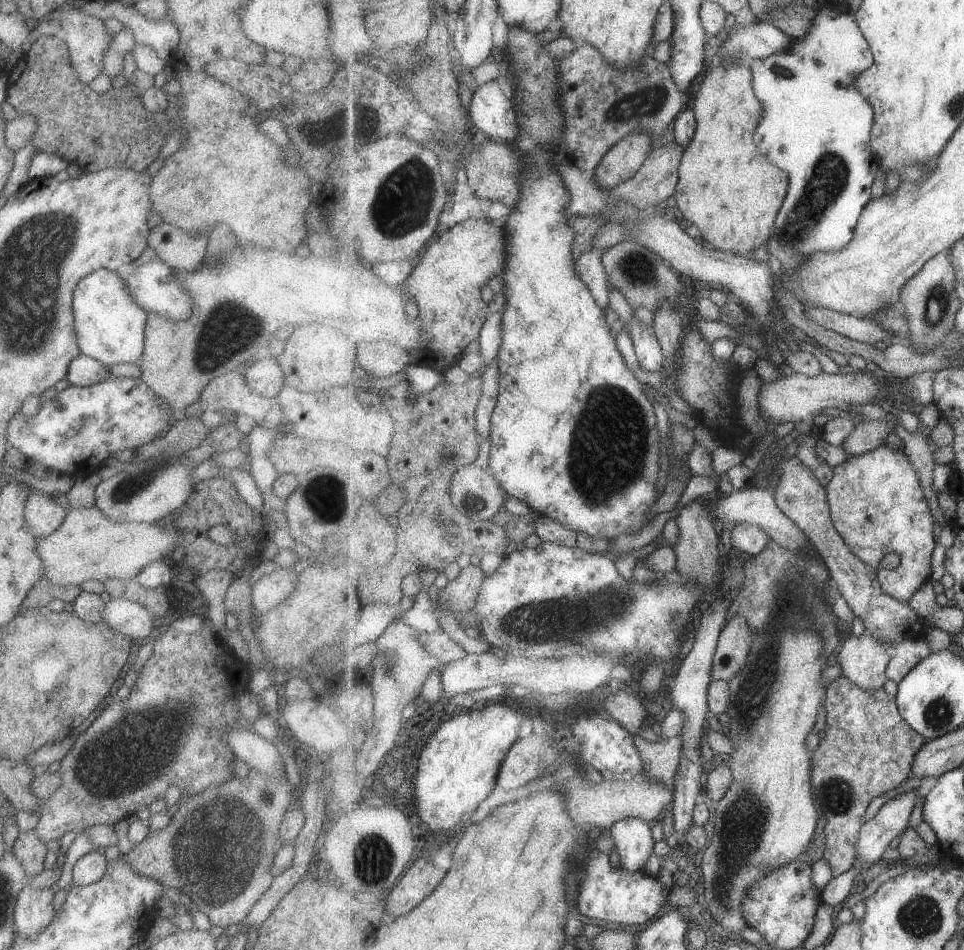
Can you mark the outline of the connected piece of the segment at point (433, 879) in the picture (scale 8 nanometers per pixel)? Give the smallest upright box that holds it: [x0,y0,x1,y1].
[384,859,447,919]

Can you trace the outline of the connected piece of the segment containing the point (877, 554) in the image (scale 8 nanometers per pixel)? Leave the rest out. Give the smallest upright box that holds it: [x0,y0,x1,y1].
[828,444,939,602]

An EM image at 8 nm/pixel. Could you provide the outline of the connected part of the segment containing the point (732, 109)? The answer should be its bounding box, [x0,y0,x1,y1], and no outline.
[677,61,790,255]

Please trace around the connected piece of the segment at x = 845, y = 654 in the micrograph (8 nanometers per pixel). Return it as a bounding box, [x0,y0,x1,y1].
[837,632,894,691]

